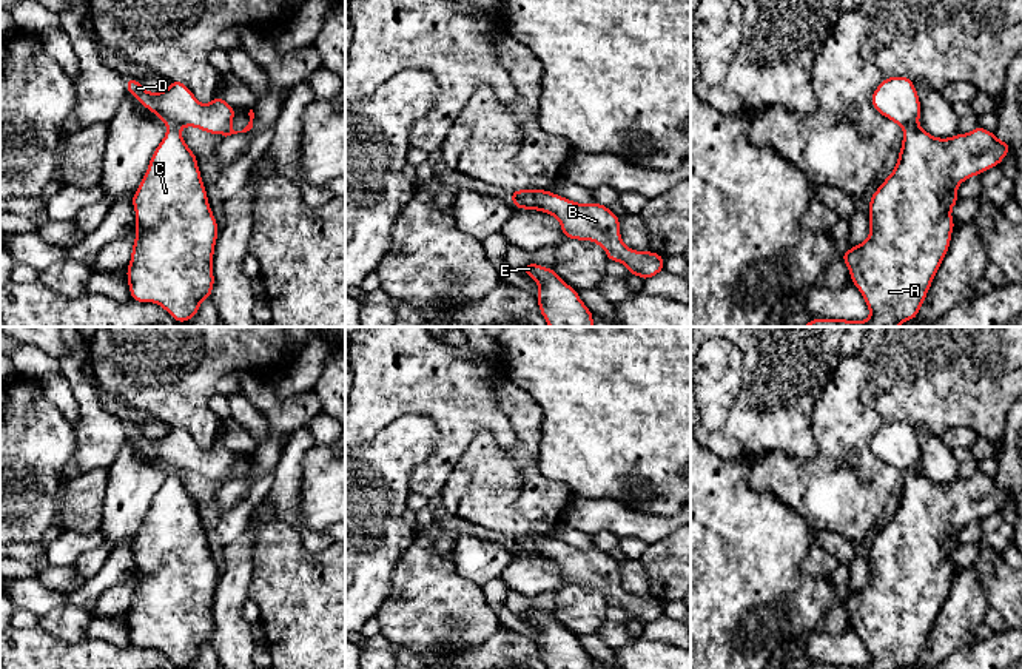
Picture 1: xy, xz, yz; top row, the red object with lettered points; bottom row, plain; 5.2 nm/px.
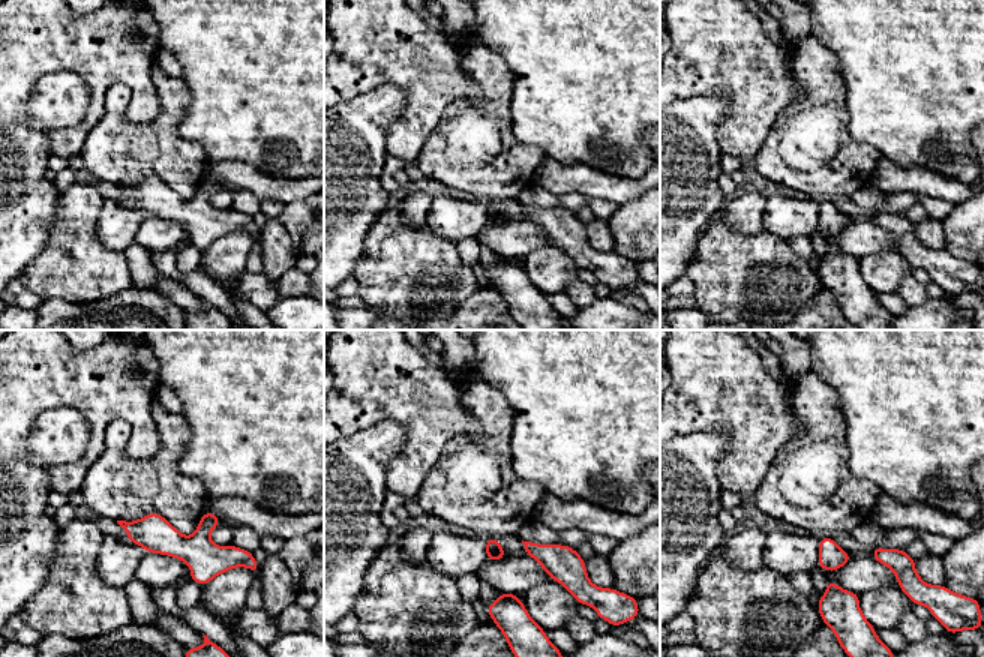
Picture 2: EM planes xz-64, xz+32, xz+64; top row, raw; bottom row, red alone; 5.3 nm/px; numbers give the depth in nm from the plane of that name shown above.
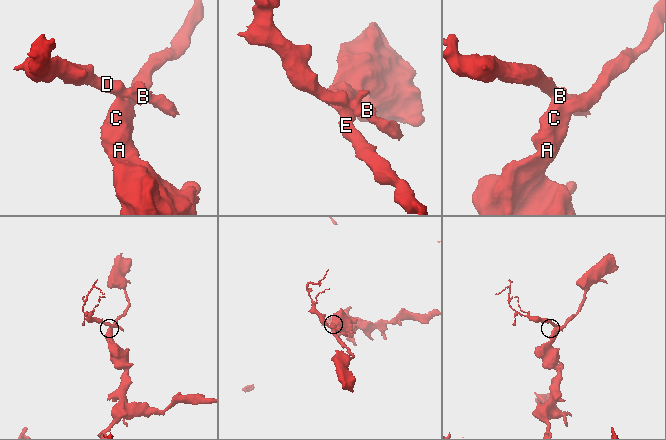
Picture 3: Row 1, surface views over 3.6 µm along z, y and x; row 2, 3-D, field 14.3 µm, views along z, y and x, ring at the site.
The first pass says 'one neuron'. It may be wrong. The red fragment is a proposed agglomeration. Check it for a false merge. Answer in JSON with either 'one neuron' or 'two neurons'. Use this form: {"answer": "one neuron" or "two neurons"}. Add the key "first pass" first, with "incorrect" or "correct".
{"first pass": "incorrect", "answer": "two neurons"}

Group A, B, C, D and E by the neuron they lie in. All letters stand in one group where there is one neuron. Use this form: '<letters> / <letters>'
A C E / B D

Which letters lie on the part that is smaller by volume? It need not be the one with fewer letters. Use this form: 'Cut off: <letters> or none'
Cut off: B, D

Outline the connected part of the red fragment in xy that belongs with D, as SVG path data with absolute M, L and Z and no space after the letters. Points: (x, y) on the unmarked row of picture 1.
M125 424L125 429L128 439L134 441L148 456L154 458L166 470L174 470L177 473L193 472L211 481L222 479L225 482L237 478L247 478L253 473L254 458L250 455L248 470L242 476L234 476L231 466L236 461L236 455L228 450L219 439L208 450L202 450L183 427L171 425L170 432L159 438L145 436L137 424Z

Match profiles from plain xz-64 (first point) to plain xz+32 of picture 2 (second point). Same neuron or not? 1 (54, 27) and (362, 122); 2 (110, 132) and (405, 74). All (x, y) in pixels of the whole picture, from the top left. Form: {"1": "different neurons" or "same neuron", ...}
{"1": "different neurons", "2": "different neurons"}

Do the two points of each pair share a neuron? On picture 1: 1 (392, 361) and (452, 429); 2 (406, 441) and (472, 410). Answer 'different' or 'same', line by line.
1: same
2: different

